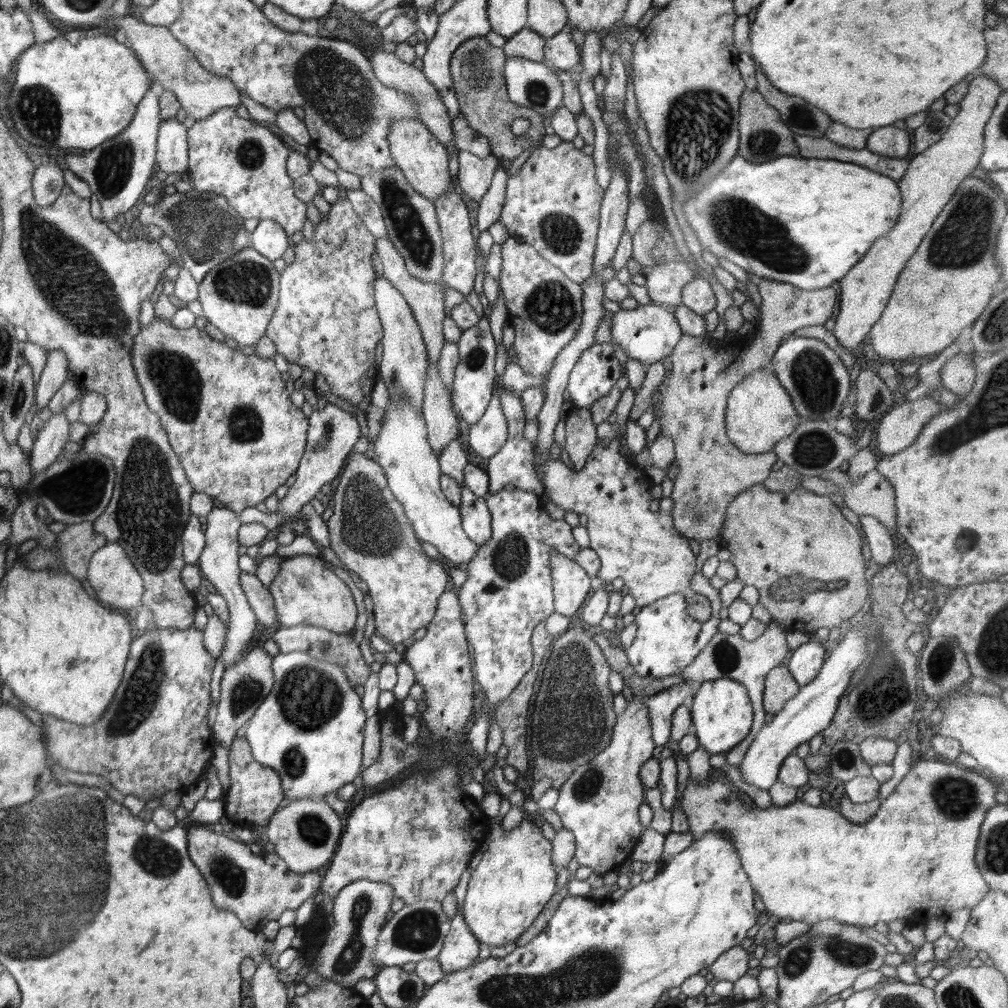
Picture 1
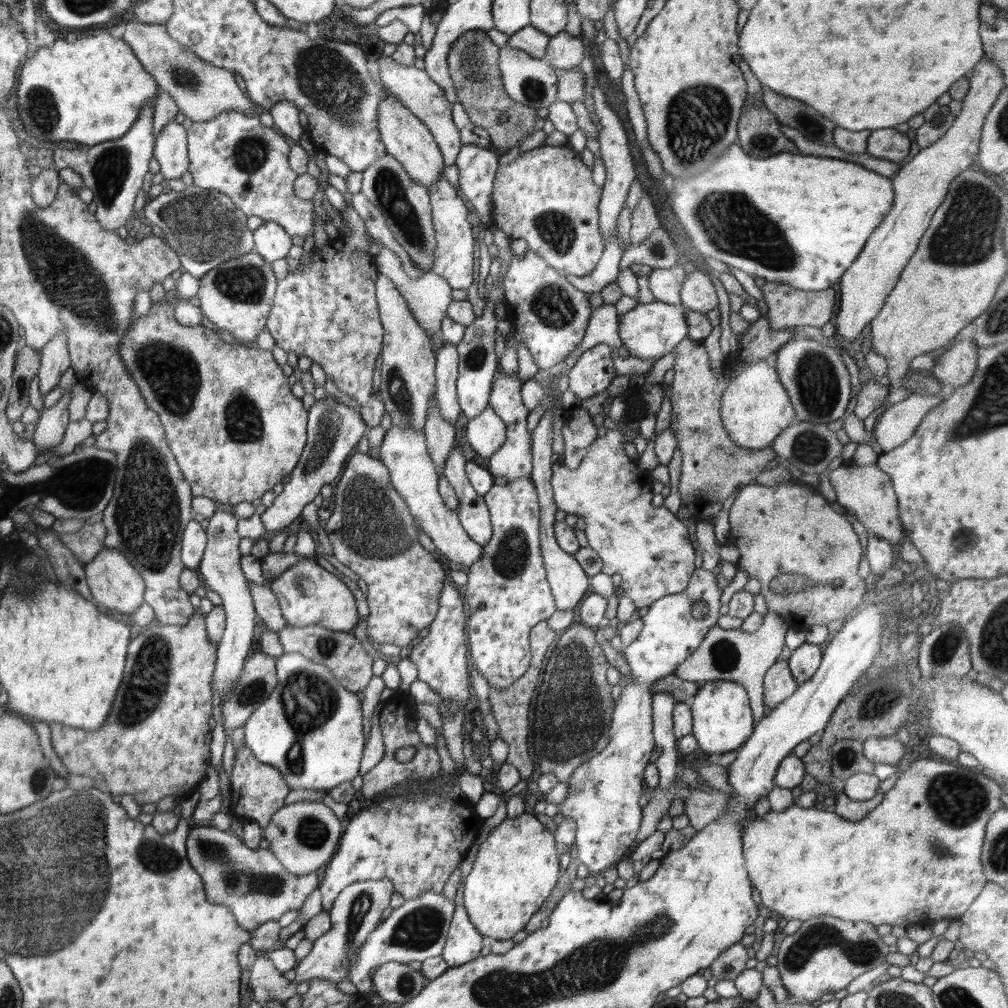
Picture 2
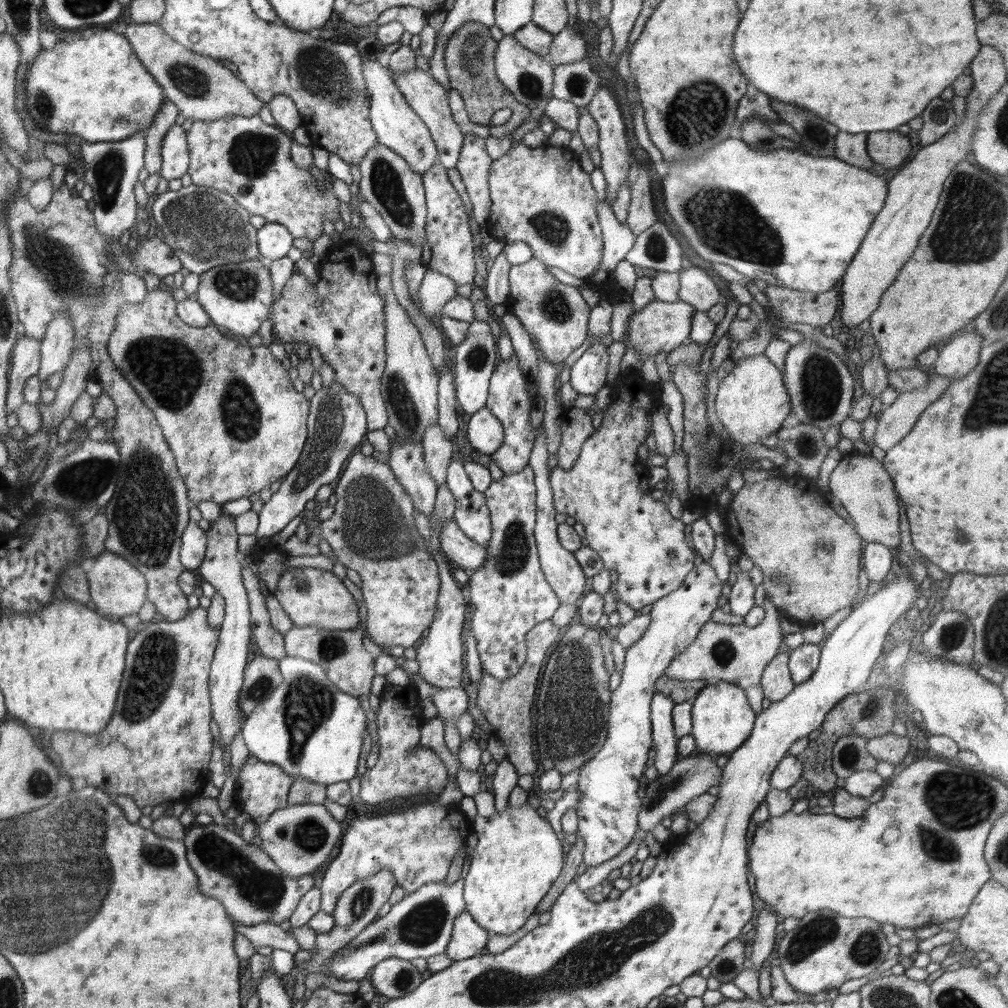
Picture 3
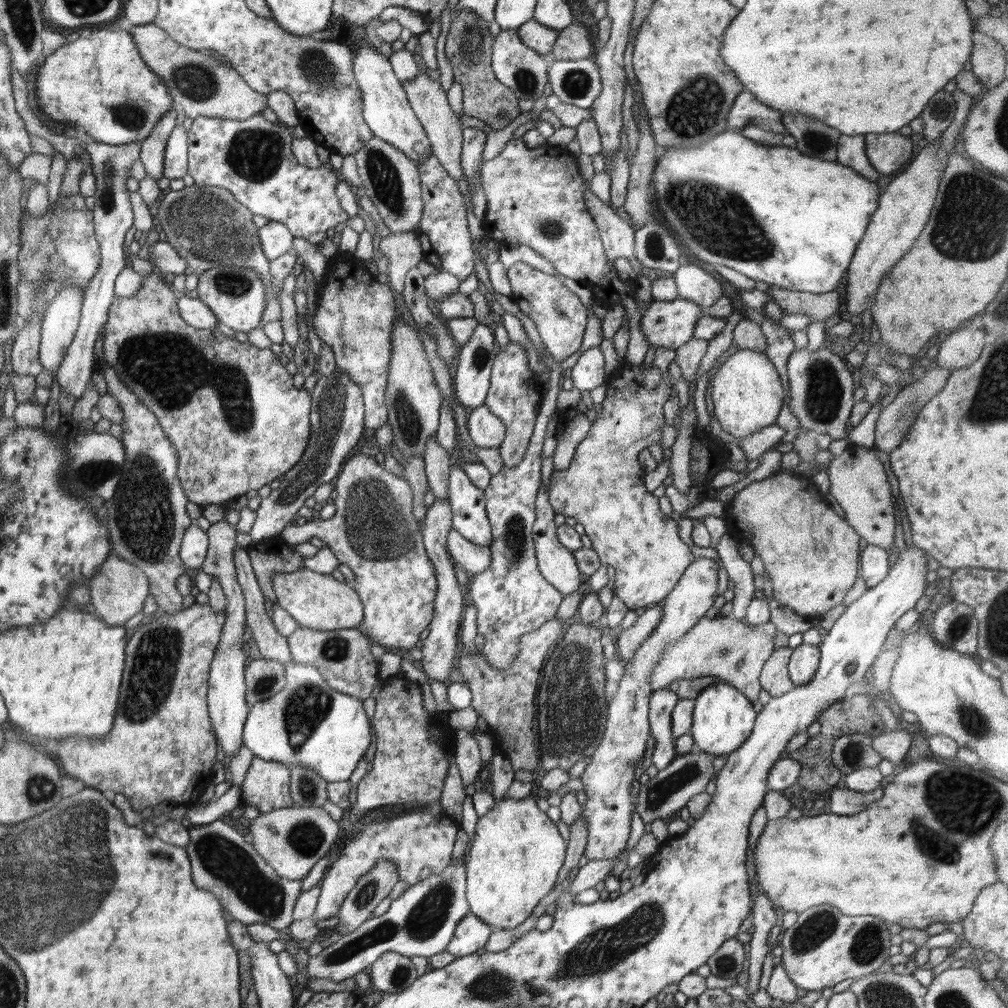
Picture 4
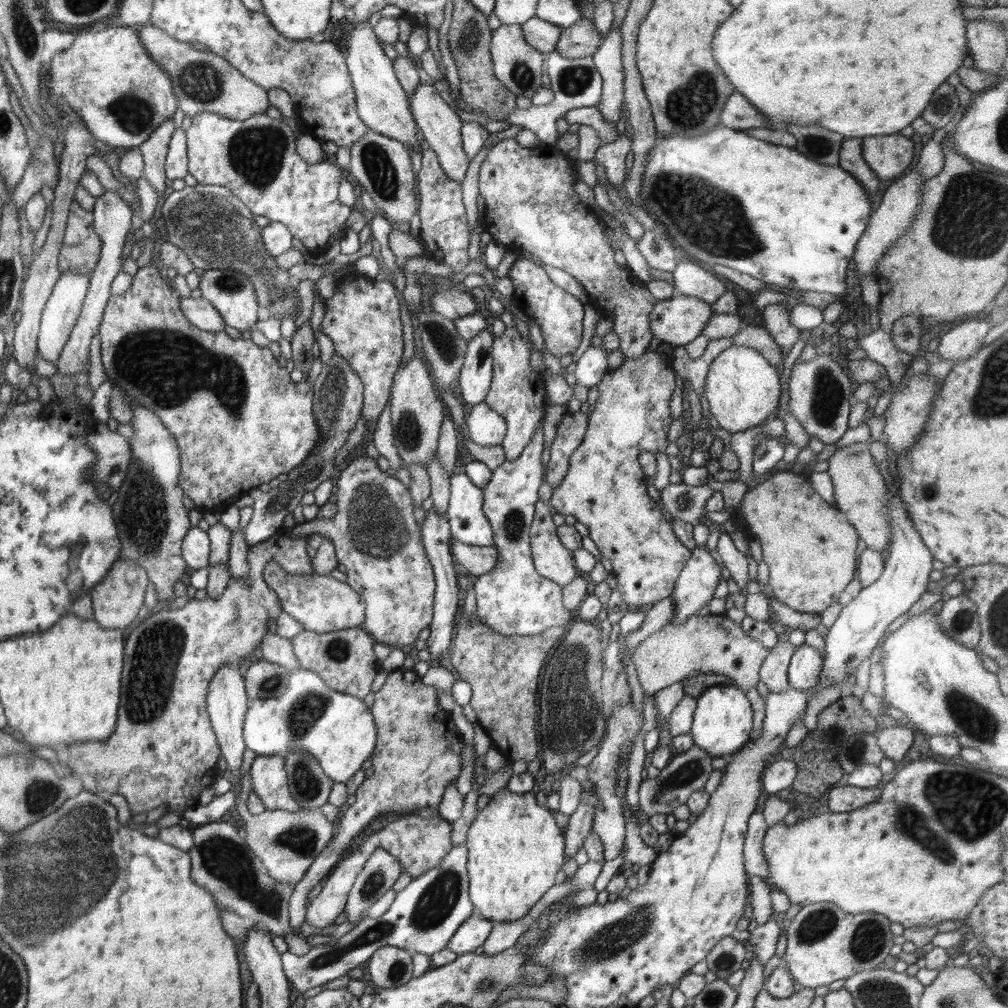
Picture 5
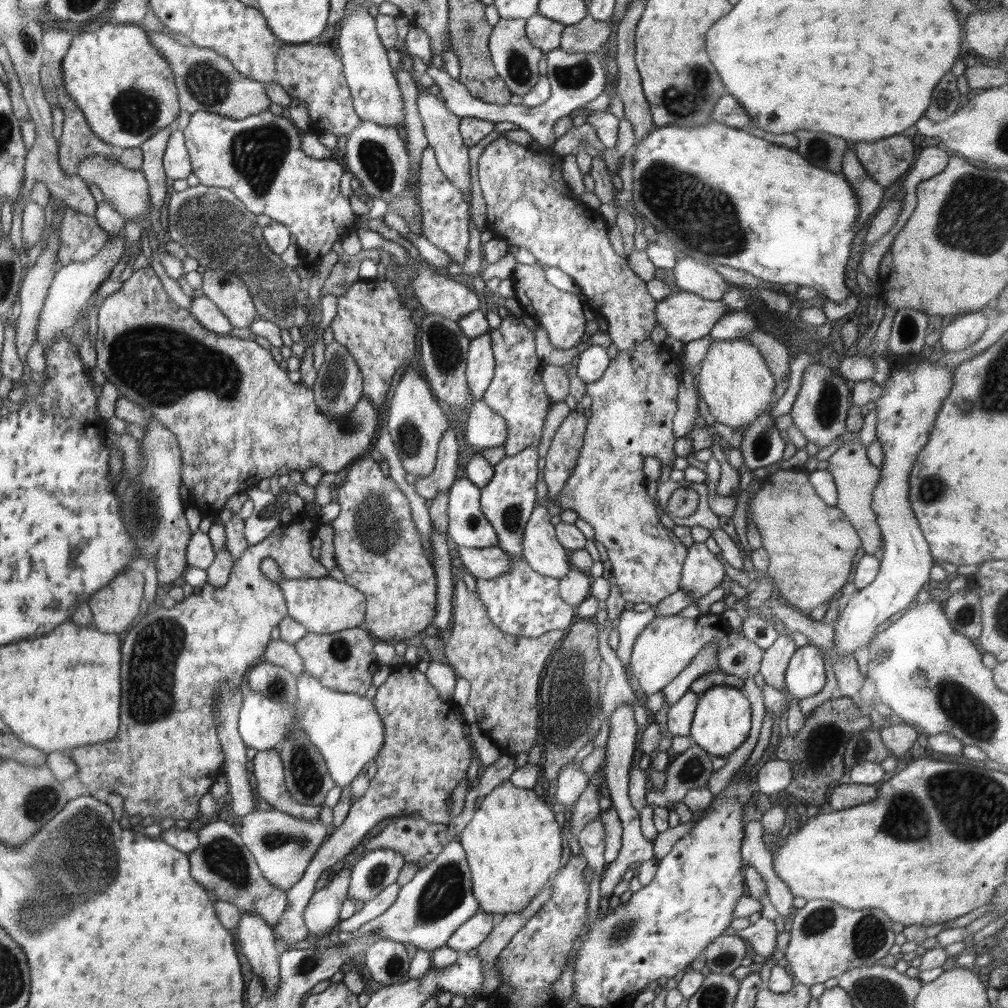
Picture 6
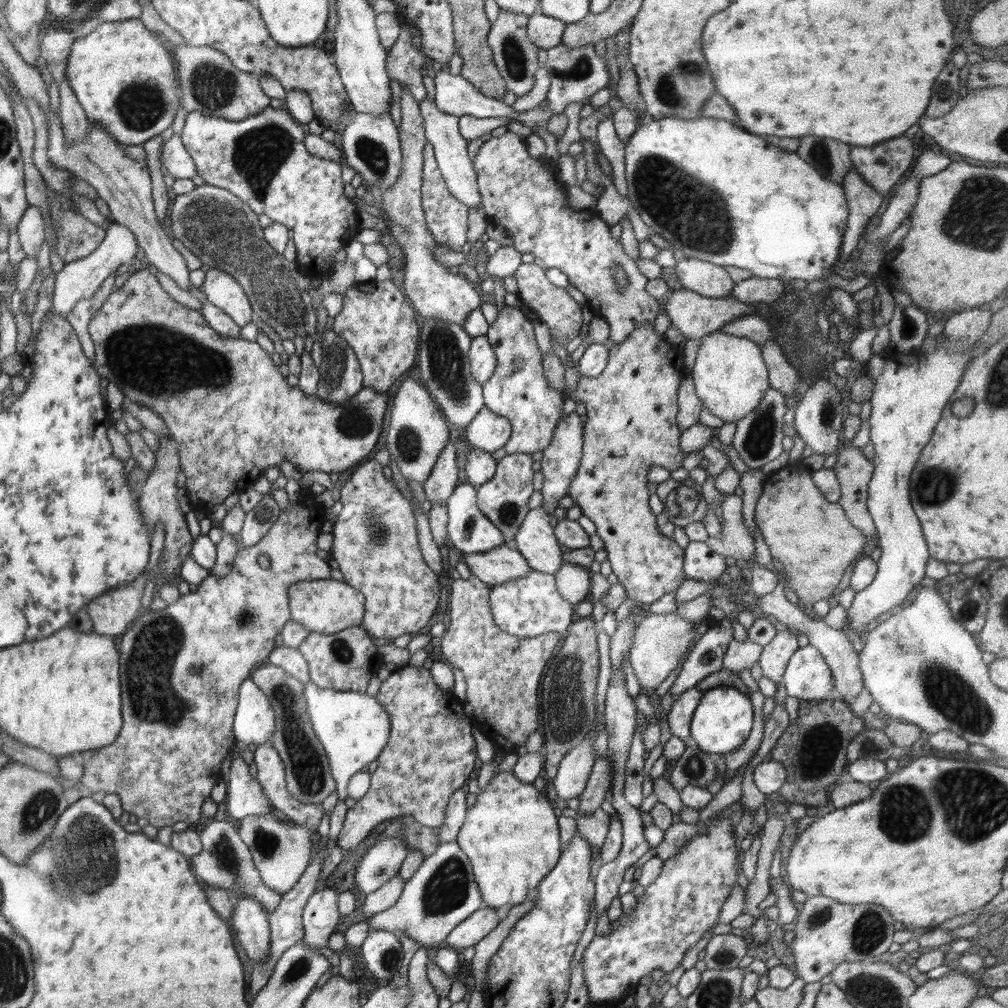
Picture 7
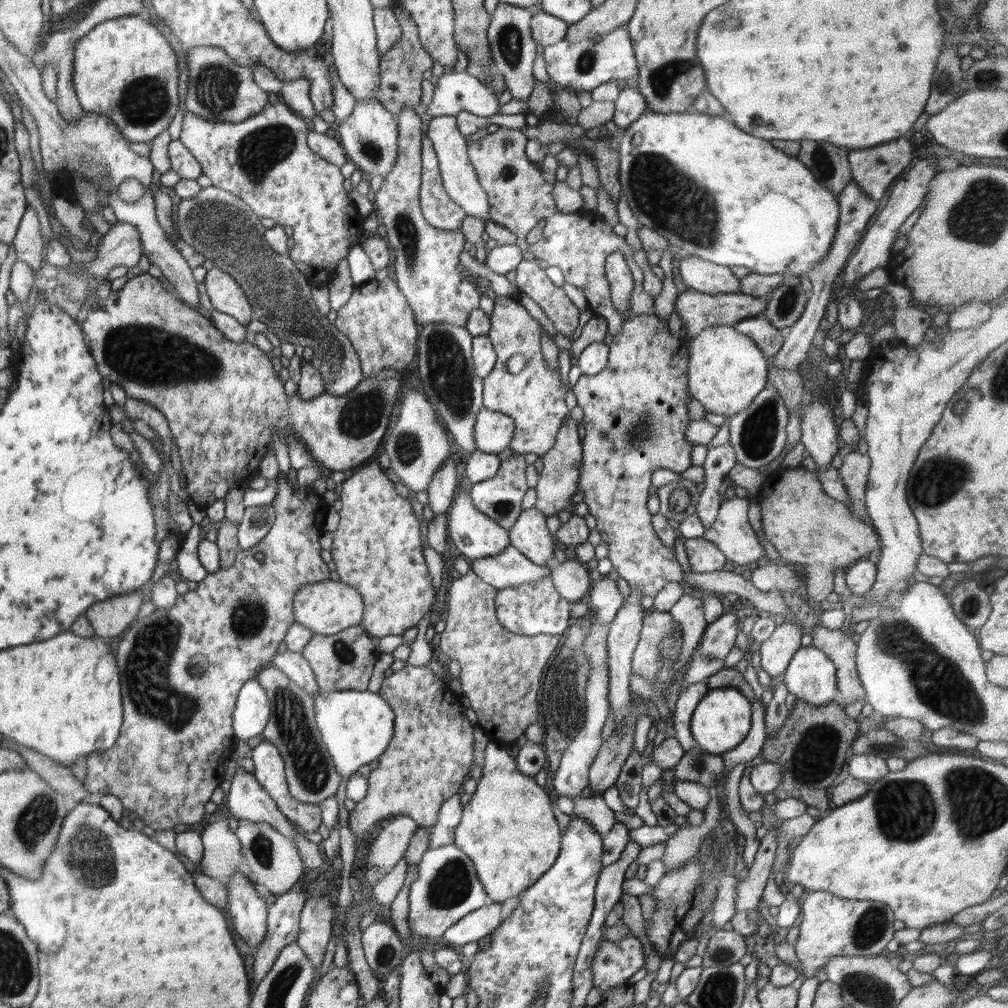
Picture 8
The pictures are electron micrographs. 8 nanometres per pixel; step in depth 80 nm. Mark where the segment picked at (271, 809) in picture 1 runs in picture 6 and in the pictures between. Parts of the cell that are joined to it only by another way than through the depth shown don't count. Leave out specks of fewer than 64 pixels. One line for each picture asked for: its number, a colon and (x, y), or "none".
2: (257, 790)
3: (261, 788)
4: (266, 785)
5: (268, 776)
6: (268, 767)

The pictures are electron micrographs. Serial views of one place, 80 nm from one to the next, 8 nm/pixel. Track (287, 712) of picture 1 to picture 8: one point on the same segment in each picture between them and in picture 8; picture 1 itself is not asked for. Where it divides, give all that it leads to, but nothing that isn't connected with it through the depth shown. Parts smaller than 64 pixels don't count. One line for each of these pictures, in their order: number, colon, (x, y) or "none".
2: (310, 729)
3: (308, 727)
4: (308, 723)
5: (338, 729)
6: (346, 728)
7: (353, 728)
8: (356, 726)

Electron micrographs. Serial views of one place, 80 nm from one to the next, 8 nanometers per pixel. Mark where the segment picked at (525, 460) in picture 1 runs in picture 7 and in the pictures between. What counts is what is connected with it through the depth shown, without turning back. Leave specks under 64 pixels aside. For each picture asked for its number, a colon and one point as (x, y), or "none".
2: (513, 460)
3: (509, 401)
4: (515, 394)
5: (517, 392)
6: (516, 392)
7: (524, 397)

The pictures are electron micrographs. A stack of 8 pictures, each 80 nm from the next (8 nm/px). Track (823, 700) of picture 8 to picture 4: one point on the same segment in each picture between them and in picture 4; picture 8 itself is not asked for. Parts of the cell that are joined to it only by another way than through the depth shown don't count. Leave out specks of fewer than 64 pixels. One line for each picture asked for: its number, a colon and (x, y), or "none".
4: (804, 662)
5: (804, 671)
6: (804, 676)
7: (807, 676)

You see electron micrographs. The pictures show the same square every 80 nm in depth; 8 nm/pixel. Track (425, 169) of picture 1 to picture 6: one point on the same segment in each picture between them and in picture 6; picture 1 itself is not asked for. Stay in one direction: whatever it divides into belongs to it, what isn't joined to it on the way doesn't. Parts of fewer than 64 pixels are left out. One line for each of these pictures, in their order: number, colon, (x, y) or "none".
2: (405, 137)
3: (397, 126)
4: (386, 110)
5: (382, 103)
6: (377, 98)

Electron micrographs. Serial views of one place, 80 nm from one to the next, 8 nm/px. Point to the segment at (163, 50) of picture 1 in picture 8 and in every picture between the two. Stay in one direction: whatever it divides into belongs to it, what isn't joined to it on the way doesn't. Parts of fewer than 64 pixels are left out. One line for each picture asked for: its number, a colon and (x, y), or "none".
2: (202, 91)
3: (201, 87)
4: (201, 85)
5: (202, 81)
6: (205, 80)
7: (210, 83)
8: (219, 90)

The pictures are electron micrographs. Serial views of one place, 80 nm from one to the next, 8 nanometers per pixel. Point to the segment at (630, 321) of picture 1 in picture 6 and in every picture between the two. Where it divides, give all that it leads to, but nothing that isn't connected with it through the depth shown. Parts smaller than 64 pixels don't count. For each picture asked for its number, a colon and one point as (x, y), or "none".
2: (649, 331)
3: (660, 326)
4: (665, 324)
5: (680, 319)
6: (686, 316)

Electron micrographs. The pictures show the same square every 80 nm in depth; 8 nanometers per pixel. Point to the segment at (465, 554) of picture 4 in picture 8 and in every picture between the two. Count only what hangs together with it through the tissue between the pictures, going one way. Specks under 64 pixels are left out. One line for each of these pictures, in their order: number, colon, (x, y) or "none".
5: (475, 560)
6: (486, 563)
7: (503, 563)
8: (510, 567)

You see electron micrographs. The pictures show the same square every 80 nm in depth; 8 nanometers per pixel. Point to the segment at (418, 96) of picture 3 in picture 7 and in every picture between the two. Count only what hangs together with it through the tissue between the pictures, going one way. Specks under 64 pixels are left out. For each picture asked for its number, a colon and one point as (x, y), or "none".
4: (444, 129)
5: (440, 126)
6: (441, 125)
7: (442, 131)

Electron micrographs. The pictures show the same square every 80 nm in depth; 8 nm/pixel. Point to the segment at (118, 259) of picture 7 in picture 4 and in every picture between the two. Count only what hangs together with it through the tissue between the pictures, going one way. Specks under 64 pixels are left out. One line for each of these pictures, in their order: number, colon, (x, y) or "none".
4: (61, 319)
5: (60, 314)
6: (73, 284)

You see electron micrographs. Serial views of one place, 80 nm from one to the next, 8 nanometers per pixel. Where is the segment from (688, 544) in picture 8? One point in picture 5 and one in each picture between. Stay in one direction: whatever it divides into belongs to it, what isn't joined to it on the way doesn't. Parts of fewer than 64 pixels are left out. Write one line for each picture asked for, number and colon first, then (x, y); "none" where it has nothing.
5: (694, 588)
6: (702, 571)
7: (700, 562)

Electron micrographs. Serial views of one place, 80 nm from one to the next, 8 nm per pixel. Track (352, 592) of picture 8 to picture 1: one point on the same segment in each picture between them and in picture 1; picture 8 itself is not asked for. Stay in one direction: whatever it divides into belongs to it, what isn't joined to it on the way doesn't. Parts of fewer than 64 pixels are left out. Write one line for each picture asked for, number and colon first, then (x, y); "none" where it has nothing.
1: (306, 592)
2: (307, 594)
3: (311, 597)
4: (317, 601)
5: (321, 603)
6: (324, 605)
7: (327, 606)

